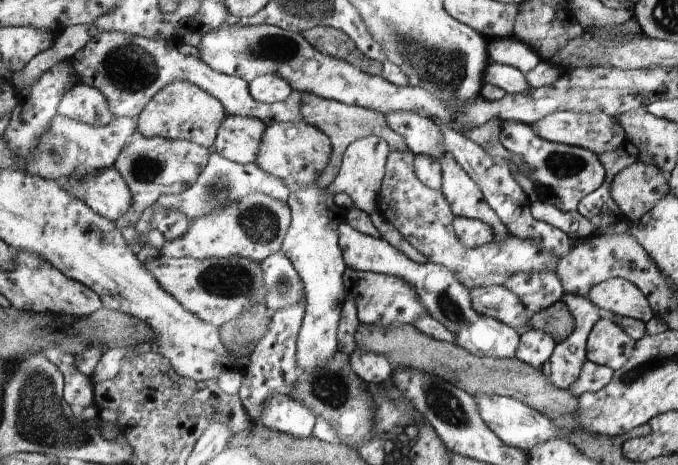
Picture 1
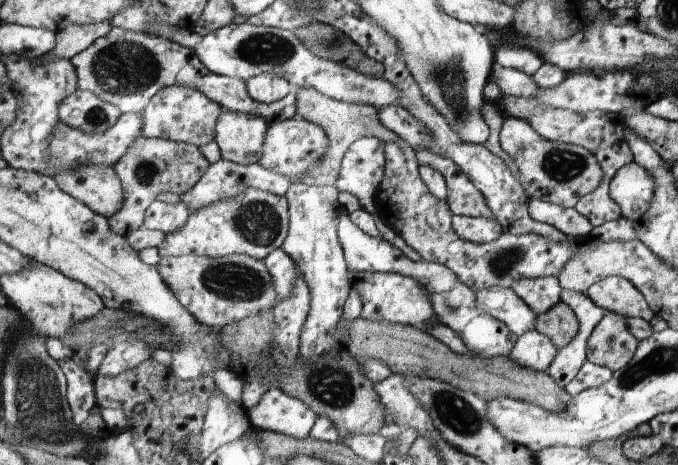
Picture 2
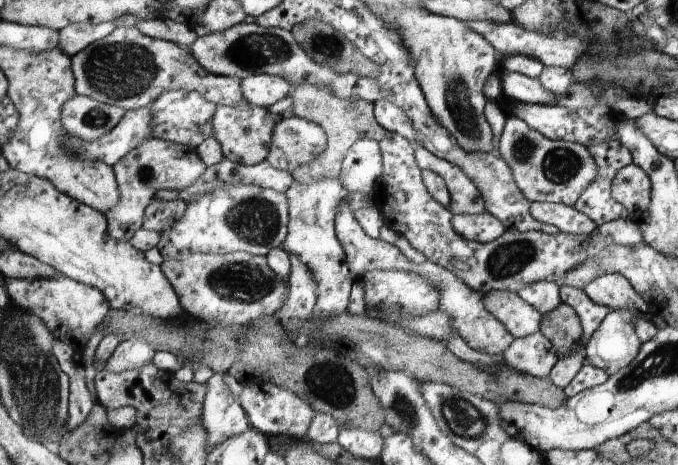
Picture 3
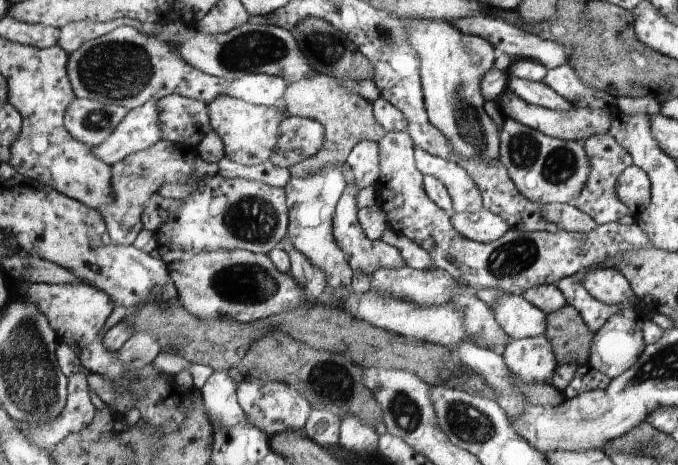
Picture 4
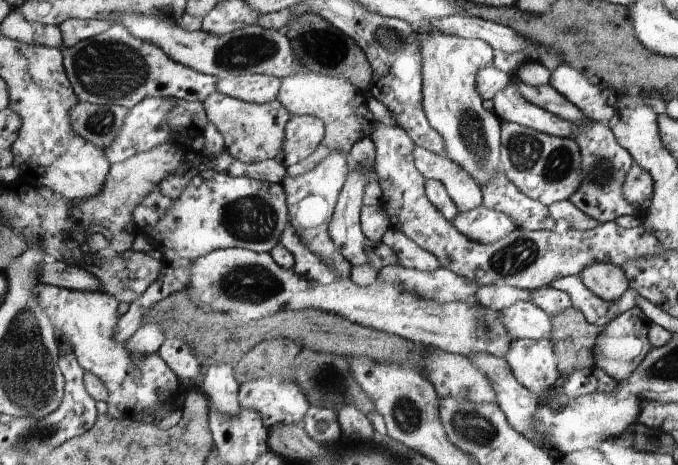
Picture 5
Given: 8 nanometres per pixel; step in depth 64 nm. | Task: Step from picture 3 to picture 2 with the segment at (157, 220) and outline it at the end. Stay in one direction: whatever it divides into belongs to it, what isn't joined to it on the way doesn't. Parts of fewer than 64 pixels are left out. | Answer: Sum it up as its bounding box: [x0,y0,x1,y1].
[143,200,190,235]

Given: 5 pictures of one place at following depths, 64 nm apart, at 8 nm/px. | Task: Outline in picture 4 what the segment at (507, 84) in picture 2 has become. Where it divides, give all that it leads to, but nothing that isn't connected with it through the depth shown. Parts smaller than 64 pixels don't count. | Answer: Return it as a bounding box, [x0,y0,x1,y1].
[508,75,573,111]

